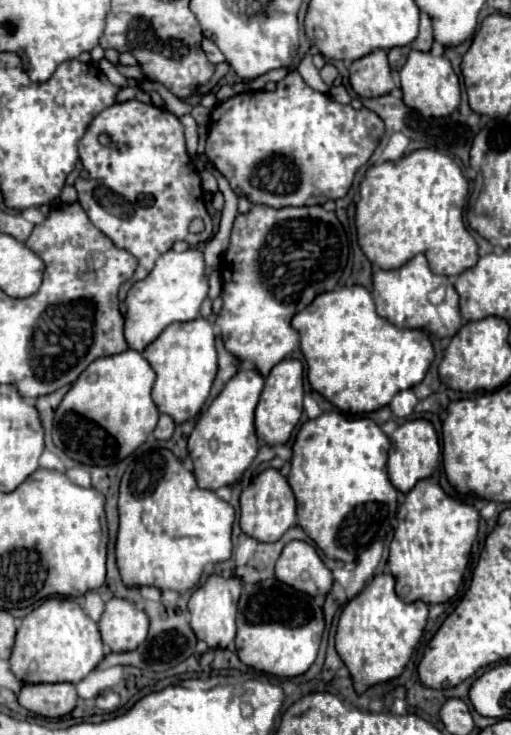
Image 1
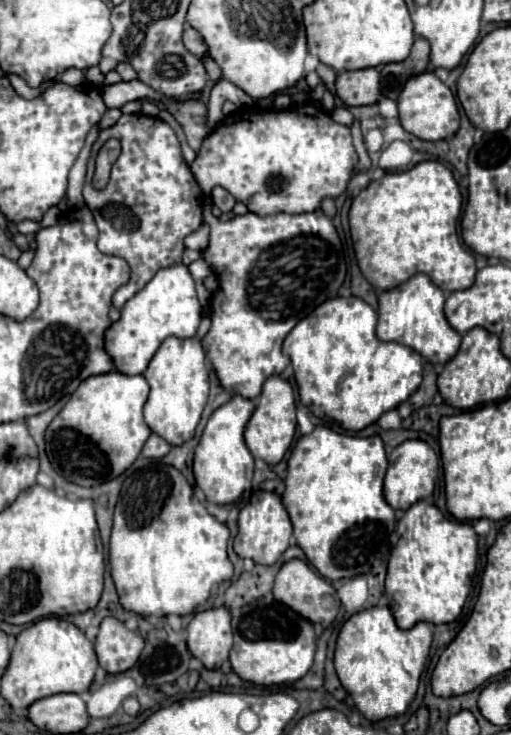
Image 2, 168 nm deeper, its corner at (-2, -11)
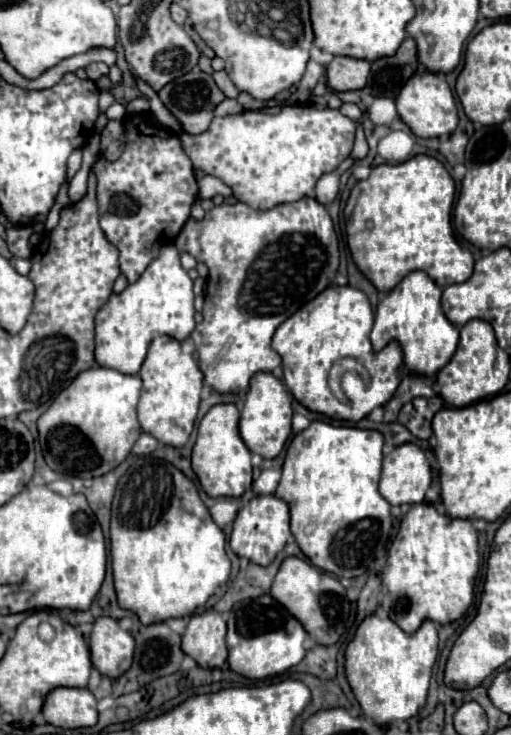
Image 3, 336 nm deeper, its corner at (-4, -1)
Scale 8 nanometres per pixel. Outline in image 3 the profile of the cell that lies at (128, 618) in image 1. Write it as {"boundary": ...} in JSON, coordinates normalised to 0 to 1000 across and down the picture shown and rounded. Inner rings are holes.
{"boundary":[[[192,839],[176,864],[180,905],[211,921],[235,921],[258,905],[266,872],[243,859],[227,842]]]}

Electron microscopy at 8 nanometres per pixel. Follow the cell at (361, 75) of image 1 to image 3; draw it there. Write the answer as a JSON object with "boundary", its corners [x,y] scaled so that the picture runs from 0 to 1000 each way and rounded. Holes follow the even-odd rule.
{"boundary":[[[654,78],[642,88],[642,116],[654,124],[708,121],[724,102],[724,86],[689,78]]]}

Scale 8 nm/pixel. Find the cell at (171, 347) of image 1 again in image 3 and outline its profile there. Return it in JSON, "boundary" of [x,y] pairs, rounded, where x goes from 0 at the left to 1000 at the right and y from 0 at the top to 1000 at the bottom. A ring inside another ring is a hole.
{"boundary":[[[313,456],[290,472],[290,483],[270,510],[282,518],[270,548],[270,570],[278,584],[286,589],[297,589],[321,605],[360,608],[380,584],[391,535],[399,527],[399,510],[387,499],[387,488],[376,480],[360,480],[348,461]]]}

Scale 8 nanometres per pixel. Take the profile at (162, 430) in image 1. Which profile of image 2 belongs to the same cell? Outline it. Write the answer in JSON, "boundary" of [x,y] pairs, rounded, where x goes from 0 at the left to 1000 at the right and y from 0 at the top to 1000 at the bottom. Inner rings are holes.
{"boundary":[[[301,589],[290,595],[290,600],[286,600],[282,608],[278,608],[278,619],[282,619],[282,622],[294,622],[294,624],[313,624],[313,622],[321,622],[329,614],[333,614],[333,605],[329,605],[317,595],[309,595],[309,592],[301,592]]]}

